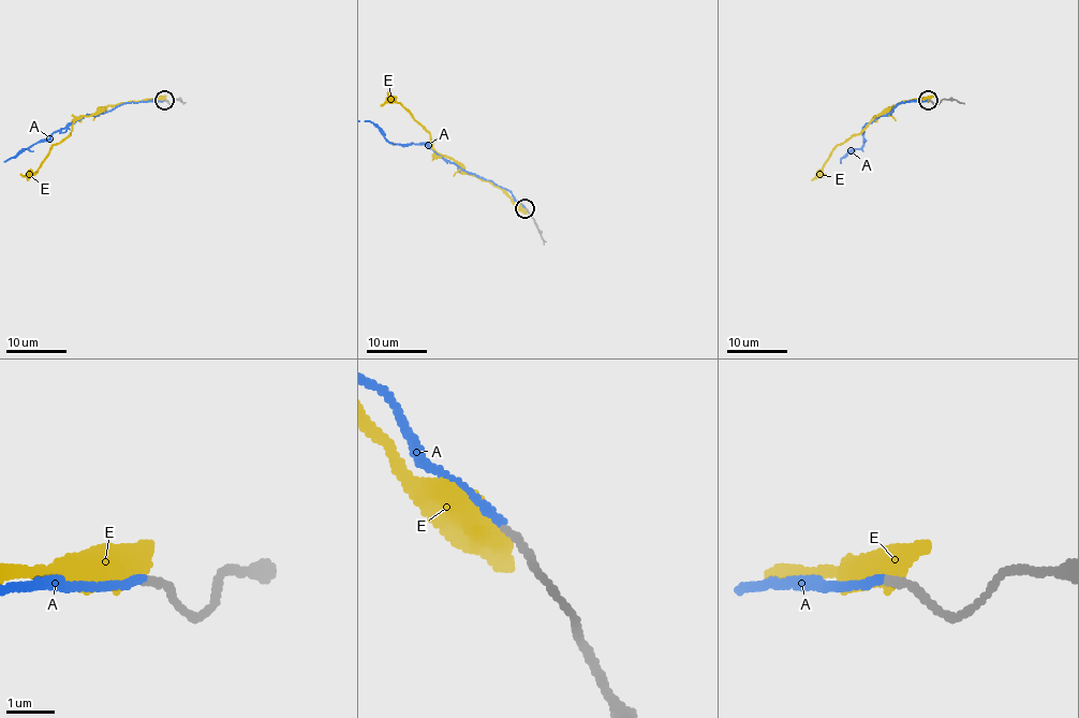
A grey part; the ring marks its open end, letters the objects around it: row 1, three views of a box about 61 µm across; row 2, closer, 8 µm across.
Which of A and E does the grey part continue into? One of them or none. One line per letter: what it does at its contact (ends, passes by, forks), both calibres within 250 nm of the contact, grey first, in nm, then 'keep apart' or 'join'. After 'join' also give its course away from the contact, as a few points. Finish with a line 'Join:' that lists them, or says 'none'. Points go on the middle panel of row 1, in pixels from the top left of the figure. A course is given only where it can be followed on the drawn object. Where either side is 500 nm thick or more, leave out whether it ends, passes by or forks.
A: it ends | 140/160 nm | join
E: 150/700 nm | keep apart
Join: A

